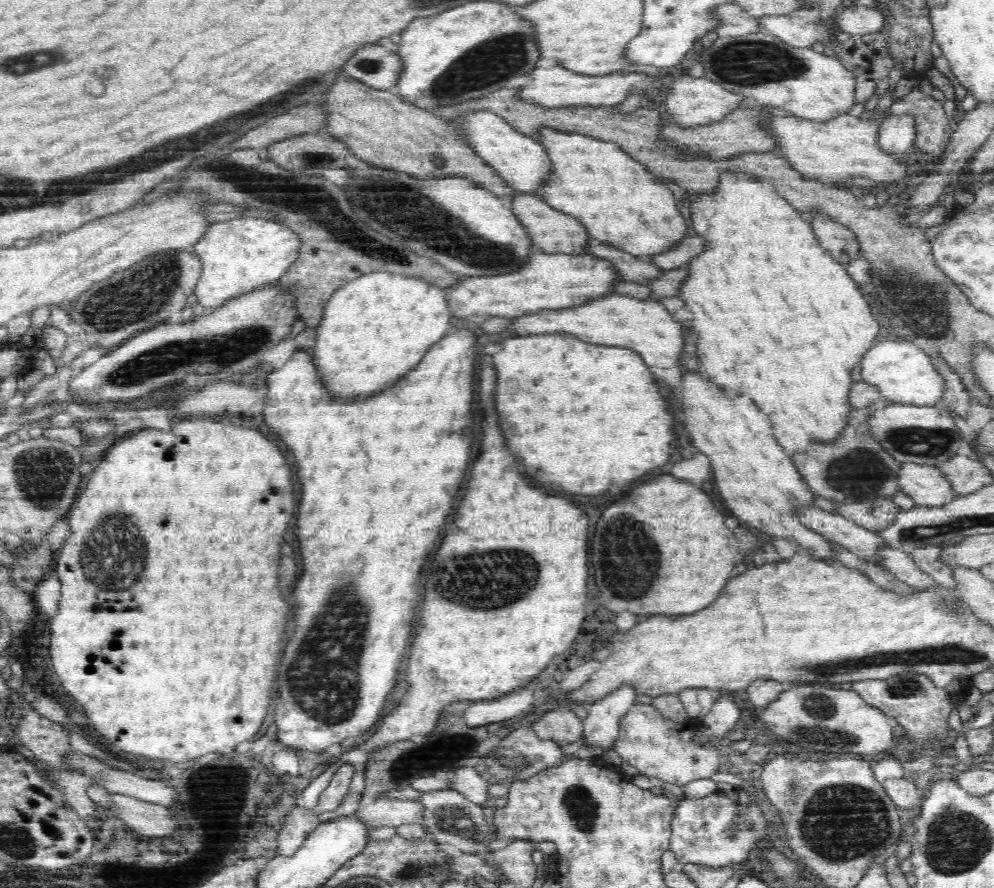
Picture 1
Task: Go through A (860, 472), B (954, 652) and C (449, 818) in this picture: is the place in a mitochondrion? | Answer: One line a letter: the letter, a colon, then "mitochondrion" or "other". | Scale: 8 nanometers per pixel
A: mitochondrion
B: mitochondrion
C: mitochondrion

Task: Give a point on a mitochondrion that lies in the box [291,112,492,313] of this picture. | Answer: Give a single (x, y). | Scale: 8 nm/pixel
(310, 159)

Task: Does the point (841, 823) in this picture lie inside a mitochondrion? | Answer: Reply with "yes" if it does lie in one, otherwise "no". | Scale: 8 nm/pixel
yes

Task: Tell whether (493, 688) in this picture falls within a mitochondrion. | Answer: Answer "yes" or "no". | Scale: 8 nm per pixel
no

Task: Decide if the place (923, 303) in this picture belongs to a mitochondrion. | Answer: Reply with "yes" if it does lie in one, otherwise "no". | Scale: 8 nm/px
yes

